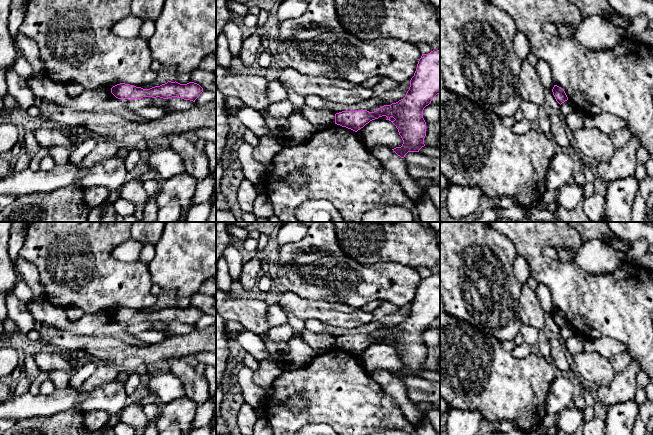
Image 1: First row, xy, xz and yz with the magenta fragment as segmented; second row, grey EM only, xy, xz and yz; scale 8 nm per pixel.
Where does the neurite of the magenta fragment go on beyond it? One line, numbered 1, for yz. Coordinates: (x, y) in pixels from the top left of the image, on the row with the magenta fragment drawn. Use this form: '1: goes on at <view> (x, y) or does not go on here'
1: does not go on here

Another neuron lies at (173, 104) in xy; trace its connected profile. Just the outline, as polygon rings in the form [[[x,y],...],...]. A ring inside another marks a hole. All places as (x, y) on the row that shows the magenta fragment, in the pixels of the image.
[[[143,97],[141,99],[130,100],[127,104],[129,110],[137,111],[145,106],[161,107],[170,111],[185,111],[195,105],[193,101],[184,100],[177,97],[163,99],[160,97]]]

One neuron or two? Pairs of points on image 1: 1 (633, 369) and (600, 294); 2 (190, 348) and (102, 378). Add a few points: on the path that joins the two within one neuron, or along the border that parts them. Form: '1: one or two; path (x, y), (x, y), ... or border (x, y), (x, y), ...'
1: two; border (632, 359), (638, 363), (640, 368)
2: two; border (100, 361), (112, 362), (123, 373)

